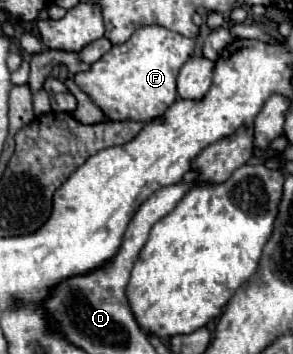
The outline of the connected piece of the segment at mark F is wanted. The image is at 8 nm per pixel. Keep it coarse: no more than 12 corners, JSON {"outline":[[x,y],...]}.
{"outline":[[143,26],[77,86],[117,122],[177,100],[195,42]]}

